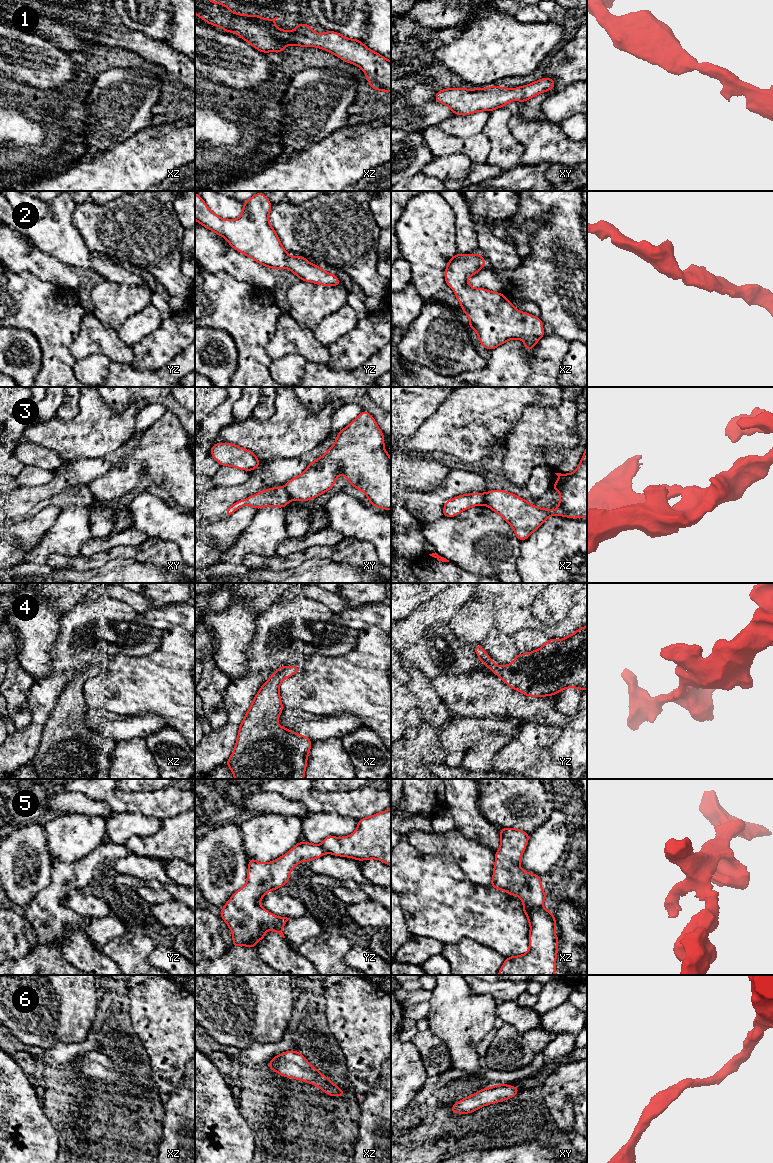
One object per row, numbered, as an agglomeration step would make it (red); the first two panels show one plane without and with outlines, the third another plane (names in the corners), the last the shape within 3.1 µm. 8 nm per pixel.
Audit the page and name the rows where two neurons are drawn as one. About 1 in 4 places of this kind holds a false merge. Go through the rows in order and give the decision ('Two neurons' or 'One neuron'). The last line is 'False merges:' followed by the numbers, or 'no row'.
1: One neuron
2: One neuron
3: Two neurons
4: One neuron
5: Two neurons
6: One neuron
False merges: 3, 5

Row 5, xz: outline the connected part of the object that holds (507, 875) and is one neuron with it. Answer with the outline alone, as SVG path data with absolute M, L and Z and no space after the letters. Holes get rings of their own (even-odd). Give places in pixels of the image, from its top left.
M501 828L500 836L500 848L495 853L495 865L490 886L504 890L509 895L518 896L523 901L523 911L530 925L531 912L537 907L542 907L547 895L541 887L541 877L525 872L520 867L520 859L528 843L529 833L516 828Z

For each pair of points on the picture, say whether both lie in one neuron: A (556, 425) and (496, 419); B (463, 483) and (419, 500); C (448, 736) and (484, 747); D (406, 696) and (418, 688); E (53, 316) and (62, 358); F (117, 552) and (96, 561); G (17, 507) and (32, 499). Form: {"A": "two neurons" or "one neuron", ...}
{"A": "two neurons", "B": "one neuron", "C": "two neurons", "D": "two neurons", "E": "one neuron", "F": "one neuron", "G": "one neuron"}

